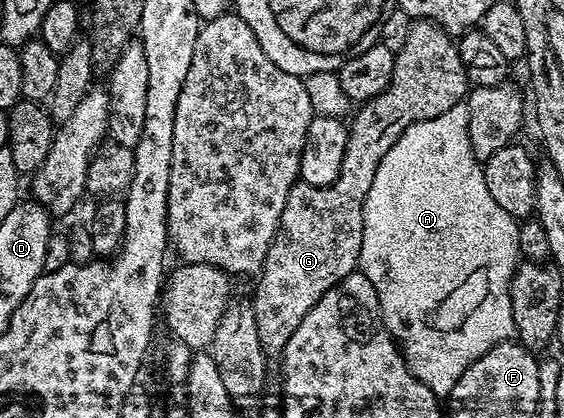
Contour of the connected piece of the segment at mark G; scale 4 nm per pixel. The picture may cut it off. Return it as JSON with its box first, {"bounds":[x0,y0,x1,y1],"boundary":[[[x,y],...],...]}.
{"bounds":[253,19,469,357],"boundary":[[[412,19],[409,25],[409,37],[405,37],[405,45],[401,45],[401,49],[395,52],[393,77],[389,81],[389,85],[377,97],[373,97],[369,102],[362,104],[356,110],[359,112],[356,113],[355,120],[350,120],[345,161],[341,163],[341,173],[337,182],[328,187],[318,187],[317,185],[309,185],[300,181],[293,185],[293,189],[289,189],[289,197],[285,201],[285,209],[281,213],[279,229],[275,232],[275,240],[271,242],[271,248],[265,257],[265,265],[258,276],[257,282],[259,284],[255,287],[255,299],[253,298],[255,316],[257,317],[257,337],[261,337],[261,349],[268,357],[282,356],[289,337],[293,337],[293,329],[297,329],[297,325],[301,325],[301,321],[305,321],[305,313],[309,313],[309,309],[313,309],[313,305],[317,305],[317,301],[321,301],[321,297],[325,297],[325,293],[329,293],[329,289],[333,289],[333,285],[337,285],[345,277],[349,277],[349,273],[353,273],[359,267],[359,254],[361,253],[361,241],[363,240],[363,210],[365,209],[365,201],[367,200],[369,189],[373,185],[373,177],[377,177],[377,165],[381,165],[385,153],[389,153],[389,149],[393,149],[393,145],[399,140],[401,133],[405,133],[405,129],[409,129],[409,125],[419,123],[422,119],[441,117],[441,113],[449,113],[449,109],[453,109],[466,100],[469,82],[466,67],[461,61],[461,53],[458,52],[458,47],[458,42],[444,27],[439,27],[428,19]]]}

